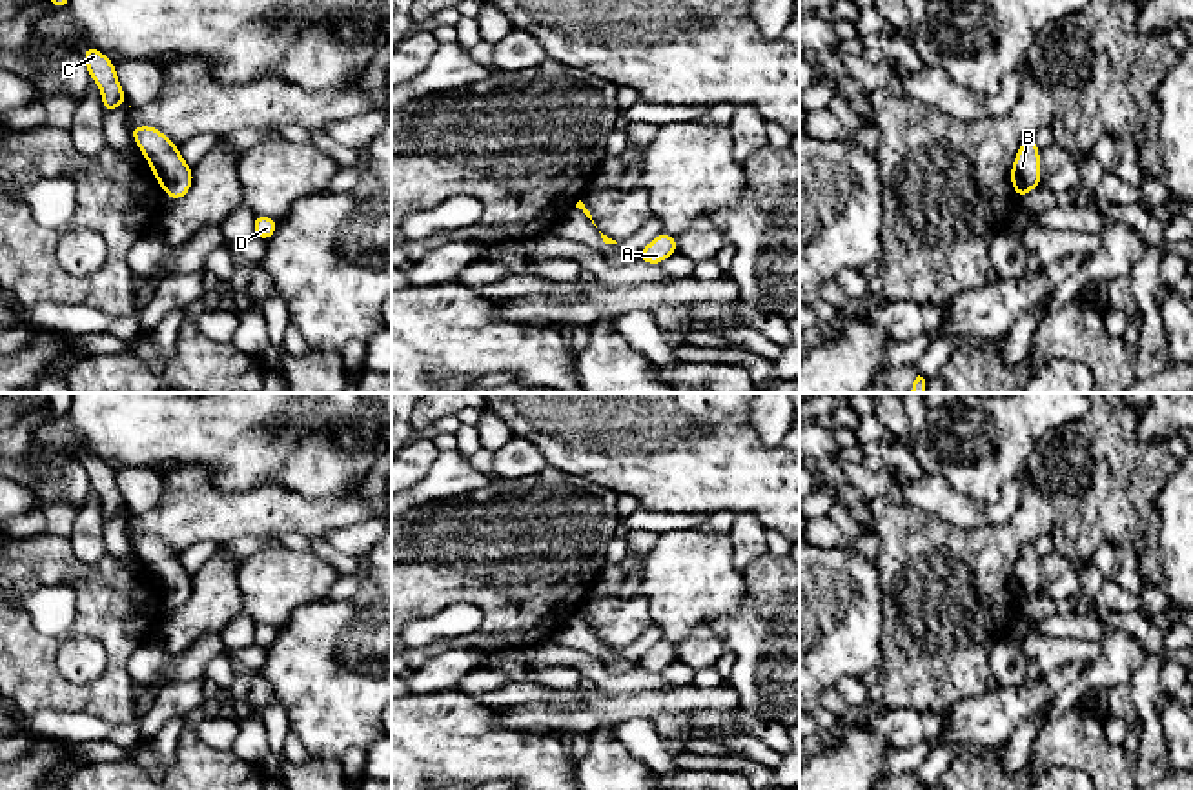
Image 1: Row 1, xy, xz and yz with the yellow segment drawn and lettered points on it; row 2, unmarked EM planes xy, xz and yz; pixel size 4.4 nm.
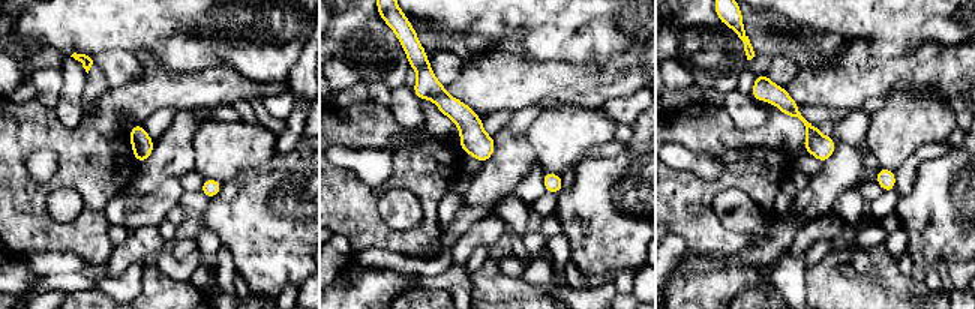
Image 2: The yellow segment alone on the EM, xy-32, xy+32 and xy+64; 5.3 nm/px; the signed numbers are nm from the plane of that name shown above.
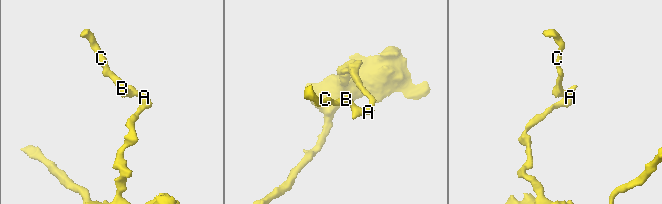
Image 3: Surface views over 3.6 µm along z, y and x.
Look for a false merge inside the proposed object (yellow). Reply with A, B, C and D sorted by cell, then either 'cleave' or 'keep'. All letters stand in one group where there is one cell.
groups A B C D; keep

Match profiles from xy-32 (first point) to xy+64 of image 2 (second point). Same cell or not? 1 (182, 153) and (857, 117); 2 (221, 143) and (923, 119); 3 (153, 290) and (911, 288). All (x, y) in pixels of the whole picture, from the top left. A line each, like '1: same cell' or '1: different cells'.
1: different cells
2: same cell
3: same cell

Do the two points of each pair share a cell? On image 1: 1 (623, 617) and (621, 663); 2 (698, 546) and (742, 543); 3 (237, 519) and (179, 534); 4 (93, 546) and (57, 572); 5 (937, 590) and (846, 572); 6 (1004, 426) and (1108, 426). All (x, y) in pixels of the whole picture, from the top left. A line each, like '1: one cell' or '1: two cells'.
1: two cells
2: two cells
3: one cell
4: two cells
5: two cells
6: two cells

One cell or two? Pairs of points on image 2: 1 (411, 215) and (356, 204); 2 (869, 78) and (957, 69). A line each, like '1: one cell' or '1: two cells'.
1: two cells
2: one cell

